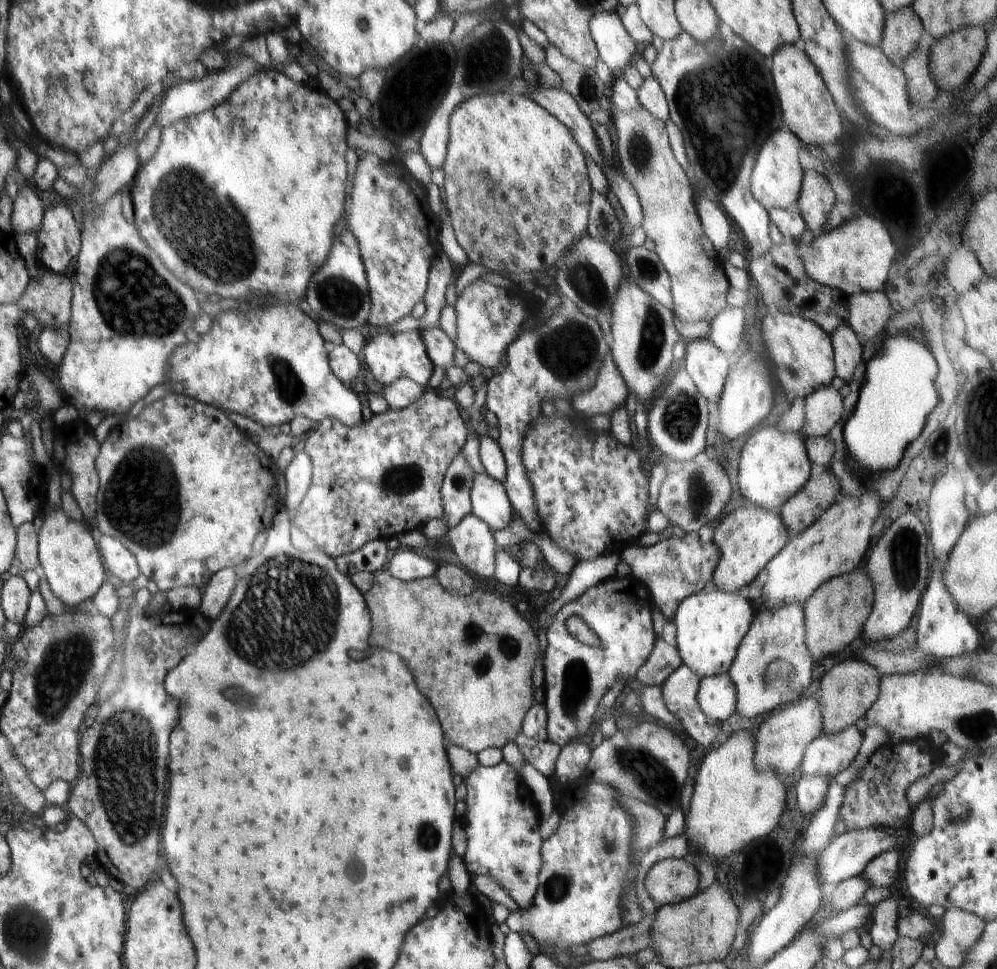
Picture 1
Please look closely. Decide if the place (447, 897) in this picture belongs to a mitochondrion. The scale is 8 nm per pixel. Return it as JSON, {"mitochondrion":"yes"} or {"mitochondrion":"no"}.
{"mitochondrion":"no"}

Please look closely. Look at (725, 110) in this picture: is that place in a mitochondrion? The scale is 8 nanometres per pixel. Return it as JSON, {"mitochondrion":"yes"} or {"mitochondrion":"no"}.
{"mitochondrion":"yes"}

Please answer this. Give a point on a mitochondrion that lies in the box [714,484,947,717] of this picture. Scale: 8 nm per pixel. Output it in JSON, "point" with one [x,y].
{"point":[905,555]}

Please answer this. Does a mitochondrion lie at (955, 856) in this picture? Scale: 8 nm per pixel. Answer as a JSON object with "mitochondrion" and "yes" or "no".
{"mitochondrion":"yes"}

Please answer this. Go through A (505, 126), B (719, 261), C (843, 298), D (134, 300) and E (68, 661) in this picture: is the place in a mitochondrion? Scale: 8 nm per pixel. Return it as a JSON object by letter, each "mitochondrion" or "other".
{"A":"other","B":"other","C":"other","D":"mitochondrion","E":"mitochondrion"}

